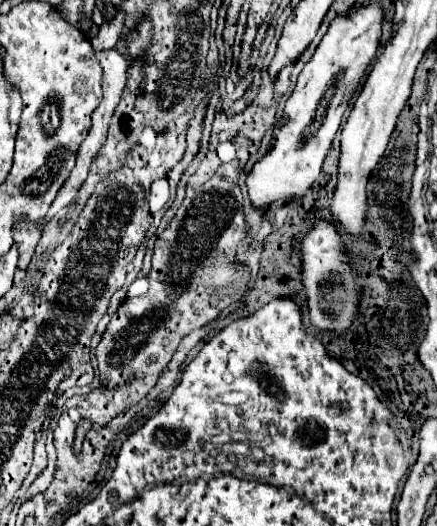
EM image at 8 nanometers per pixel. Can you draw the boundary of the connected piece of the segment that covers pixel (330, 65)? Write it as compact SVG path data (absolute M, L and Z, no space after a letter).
M372 2L358 8L350 18L340 16L330 24L326 36L318 44L312 60L302 68L298 82L286 100L282 126L274 130L270 152L262 156L246 176L248 198L256 210L268 210L276 202L300 200L318 178L322 162L348 108L348 100L354 96L366 66L378 50L382 20L382 8Z

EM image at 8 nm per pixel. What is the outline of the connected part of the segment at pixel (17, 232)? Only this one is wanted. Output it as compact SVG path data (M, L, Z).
M20 222L14 228L14 244L18 246L18 254L20 254L20 258L18 258L20 270L28 268L32 254L34 254L34 248L40 240L40 234L42 234L42 230L36 224L28 224L28 222Z

